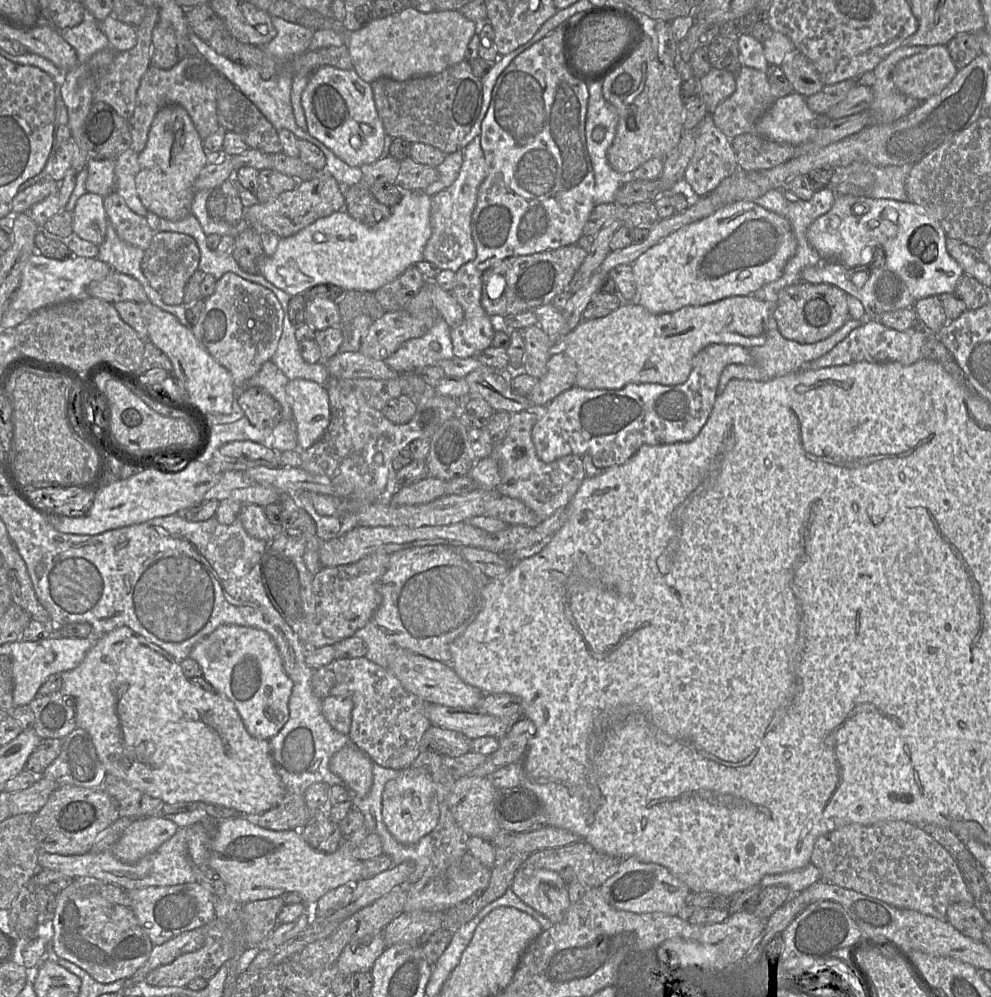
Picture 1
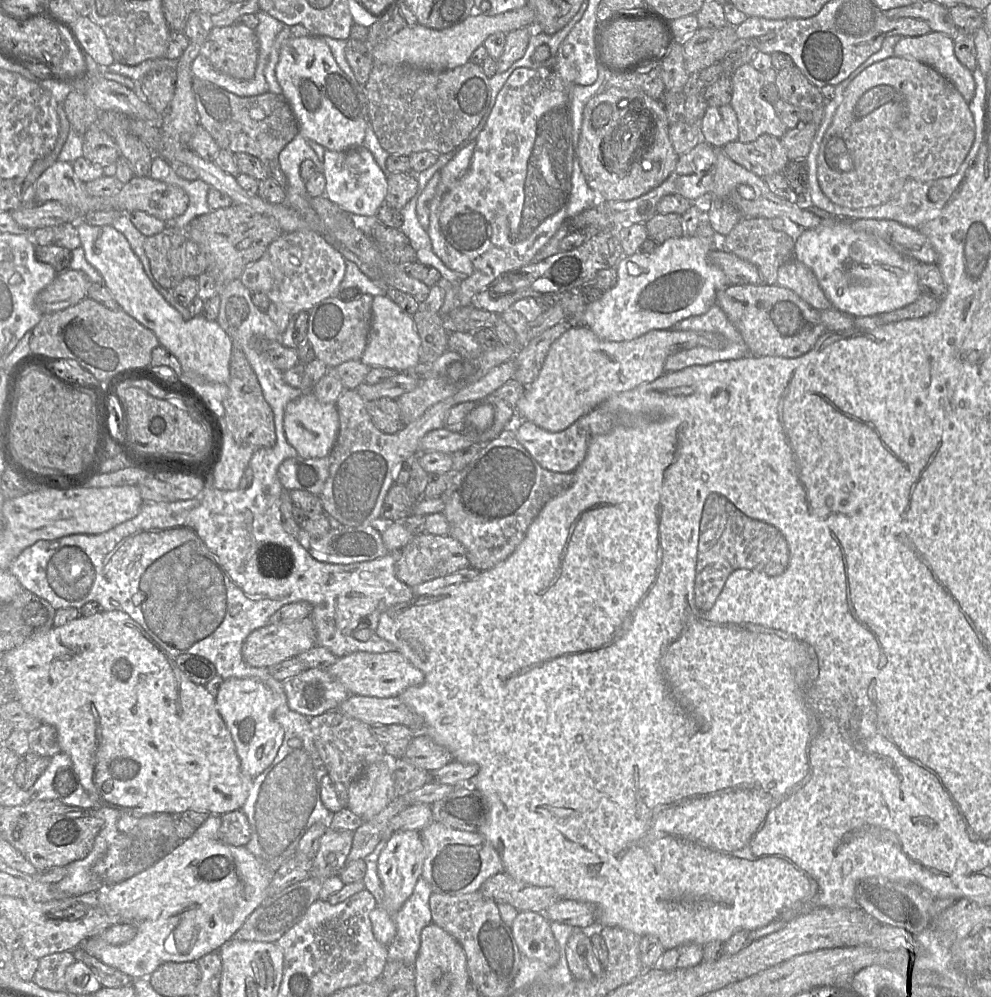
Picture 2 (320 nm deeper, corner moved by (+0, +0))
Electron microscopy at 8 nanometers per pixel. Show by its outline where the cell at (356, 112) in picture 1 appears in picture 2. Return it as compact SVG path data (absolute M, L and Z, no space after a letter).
M327 36L291 37L281 47L276 66L276 77L297 119L299 133L307 140L322 145L325 149L345 151L363 145L369 124L368 100L364 85L351 79L337 64L329 46L321 39Z

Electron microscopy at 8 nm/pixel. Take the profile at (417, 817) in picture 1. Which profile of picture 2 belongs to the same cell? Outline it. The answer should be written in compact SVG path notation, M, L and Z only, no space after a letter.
M406 830L395 832L387 841L378 859L378 874L382 883L384 897L370 913L375 938L388 947L395 938L394 916L412 895L417 880L422 875L425 849L420 832Z

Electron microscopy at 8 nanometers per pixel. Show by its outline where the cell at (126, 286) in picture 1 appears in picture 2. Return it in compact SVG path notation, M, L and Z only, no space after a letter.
M66 269L39 292L35 304L43 315L60 311L86 298L91 283L83 271Z

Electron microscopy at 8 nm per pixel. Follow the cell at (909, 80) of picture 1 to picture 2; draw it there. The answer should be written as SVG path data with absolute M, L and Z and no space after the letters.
M892 56L866 68L845 90L843 101L838 107L820 145L817 158L818 183L824 195L839 206L851 209L879 206L895 197L910 179L930 181L954 175L966 158L974 138L975 122L973 115L969 109L969 104L956 87L931 66L916 60Z

